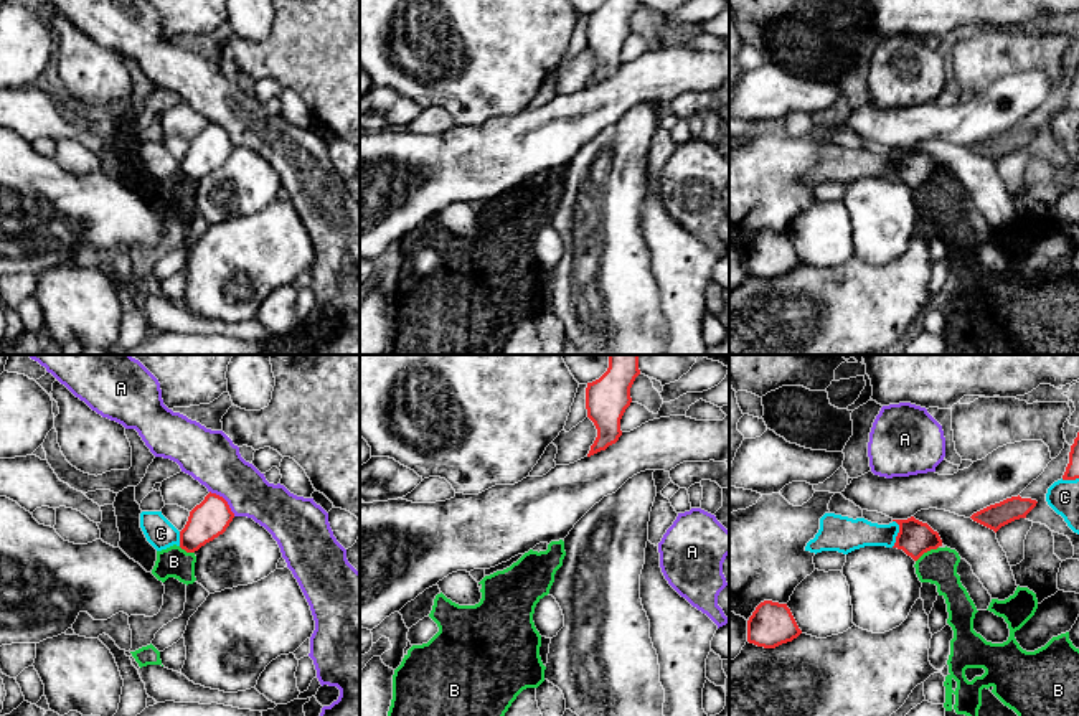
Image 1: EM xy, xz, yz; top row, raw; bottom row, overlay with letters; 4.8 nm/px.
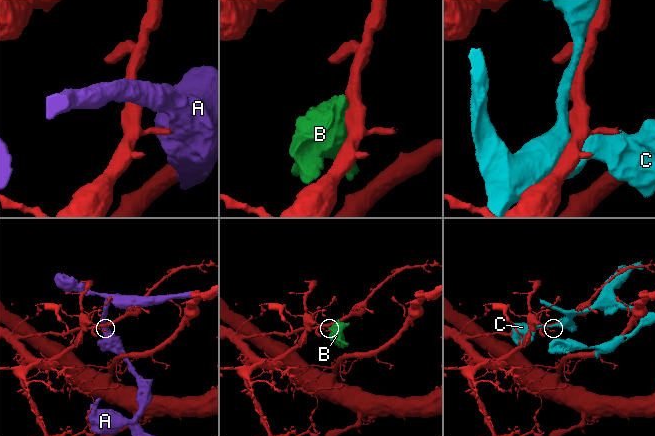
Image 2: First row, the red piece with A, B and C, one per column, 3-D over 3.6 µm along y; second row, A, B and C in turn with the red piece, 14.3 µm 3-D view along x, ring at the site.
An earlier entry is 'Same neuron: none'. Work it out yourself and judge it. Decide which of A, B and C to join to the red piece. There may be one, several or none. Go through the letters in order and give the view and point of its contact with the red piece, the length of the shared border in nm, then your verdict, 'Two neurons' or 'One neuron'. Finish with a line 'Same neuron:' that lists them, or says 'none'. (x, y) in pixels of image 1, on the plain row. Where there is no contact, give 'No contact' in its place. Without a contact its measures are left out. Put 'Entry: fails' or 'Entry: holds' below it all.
A: Touches red at xy (225, 131). Shared border 180 nm. Two neurons
B: Touches red at yz (926, 182). Shared border 130 nm. Two neurons
C: Touches red at yz (898, 164). Shared border 140 nm. Two neurons
Same neuron: none
Entry: holds

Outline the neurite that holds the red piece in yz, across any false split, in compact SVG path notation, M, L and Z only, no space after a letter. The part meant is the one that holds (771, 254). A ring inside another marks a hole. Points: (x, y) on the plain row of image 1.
M761 233L747 251L747 272L775 279L802 264L787 234Z

